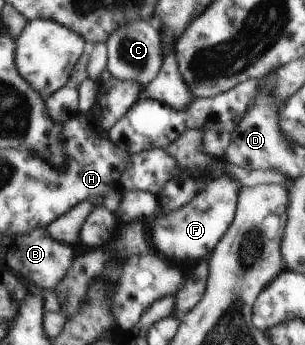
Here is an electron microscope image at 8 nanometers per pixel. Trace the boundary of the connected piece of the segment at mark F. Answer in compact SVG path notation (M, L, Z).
M223 173L219 179L211 181L201 193L197 193L197 197L186 203L185 207L179 207L171 213L158 211L155 217L145 221L152 232L155 251L181 265L188 263L190 259L208 259L233 221L239 191L239 183L229 173Z

